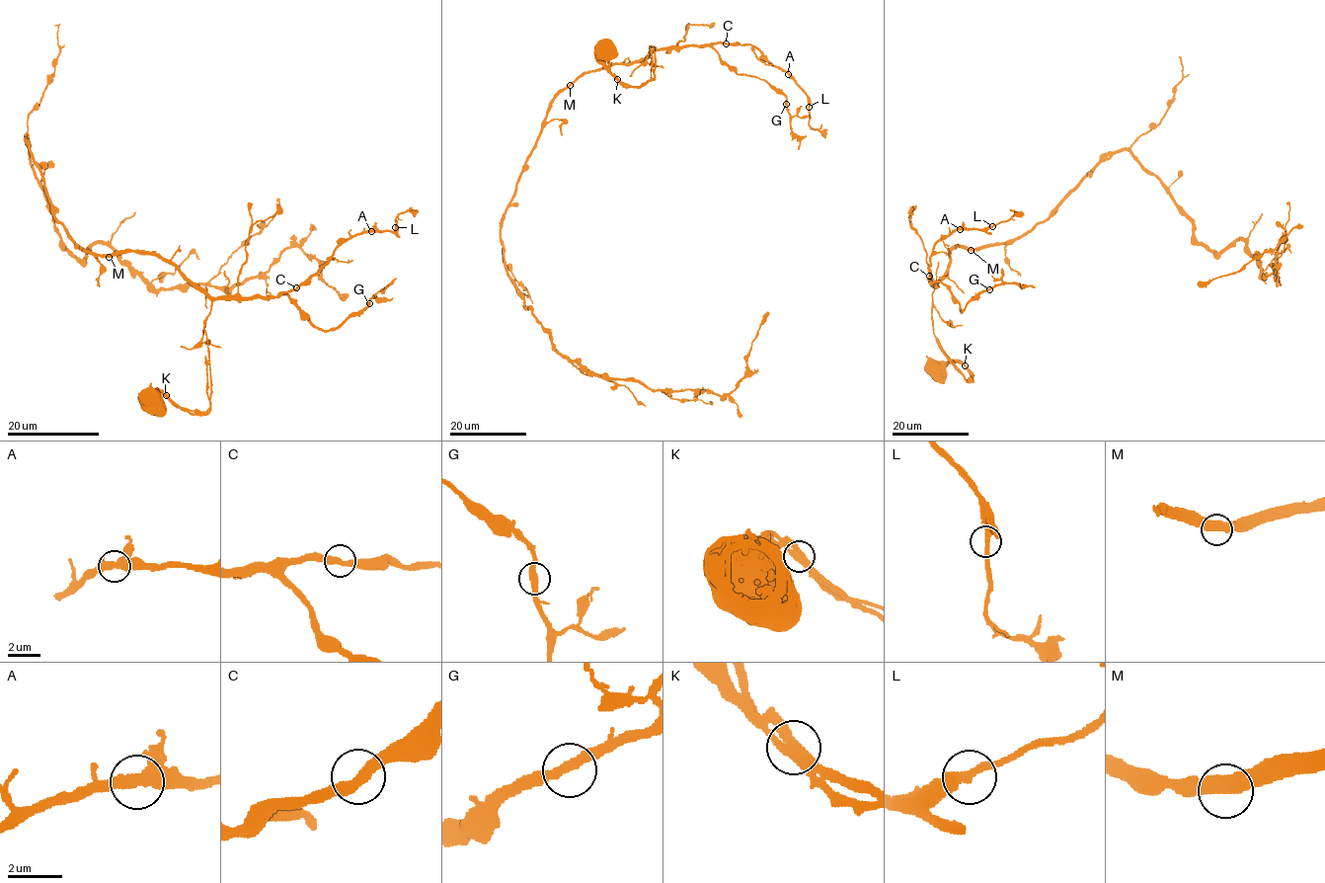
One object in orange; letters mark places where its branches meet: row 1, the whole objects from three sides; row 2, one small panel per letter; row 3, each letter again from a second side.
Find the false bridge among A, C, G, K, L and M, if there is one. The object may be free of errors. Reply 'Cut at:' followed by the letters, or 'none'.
Cut at: K

